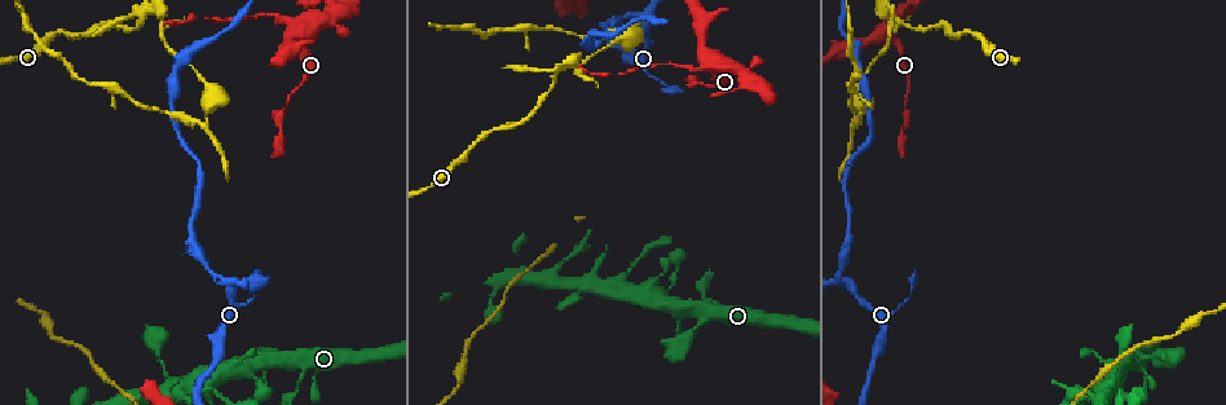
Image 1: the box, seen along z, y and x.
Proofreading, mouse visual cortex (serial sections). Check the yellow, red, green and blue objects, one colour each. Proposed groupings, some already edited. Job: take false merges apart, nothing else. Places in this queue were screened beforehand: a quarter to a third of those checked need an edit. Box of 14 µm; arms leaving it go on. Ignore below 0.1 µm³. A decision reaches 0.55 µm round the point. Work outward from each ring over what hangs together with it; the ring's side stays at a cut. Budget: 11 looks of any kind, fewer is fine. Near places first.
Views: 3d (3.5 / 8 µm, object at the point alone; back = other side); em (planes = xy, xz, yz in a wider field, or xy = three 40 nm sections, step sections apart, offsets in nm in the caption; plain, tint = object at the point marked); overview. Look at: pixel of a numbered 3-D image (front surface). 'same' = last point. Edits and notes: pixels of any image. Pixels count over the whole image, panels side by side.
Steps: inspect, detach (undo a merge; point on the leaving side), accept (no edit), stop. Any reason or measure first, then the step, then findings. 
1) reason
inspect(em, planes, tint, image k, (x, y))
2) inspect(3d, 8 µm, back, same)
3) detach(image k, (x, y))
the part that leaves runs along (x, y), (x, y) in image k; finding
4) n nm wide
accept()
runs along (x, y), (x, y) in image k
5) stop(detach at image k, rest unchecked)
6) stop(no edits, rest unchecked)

thin arm on a thick one
inspect(3d, 8 µm, image 1, (622, 285))

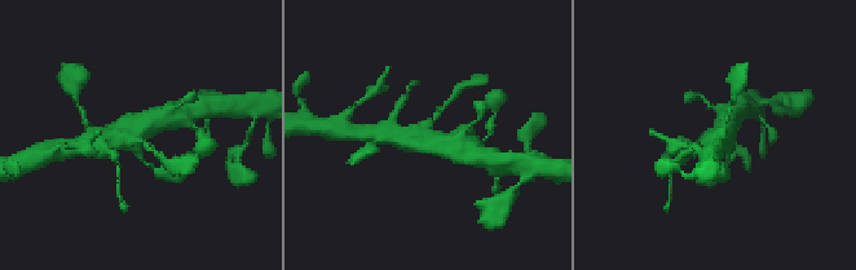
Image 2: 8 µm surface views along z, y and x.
closer look
inspect(3d, 3.5 µm, image 2, (135, 138))

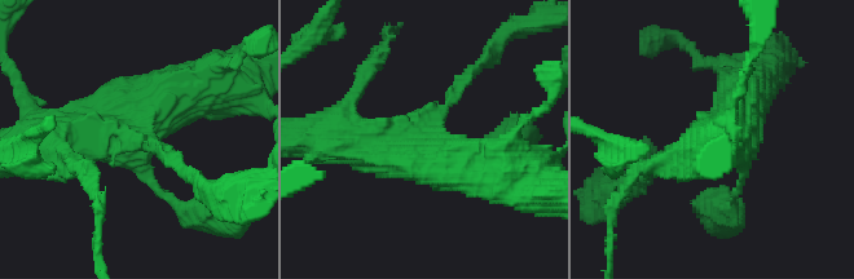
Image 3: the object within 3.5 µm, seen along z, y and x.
shape alone is not enough
inspect(em, planes, tint, image 3, (420, 131))

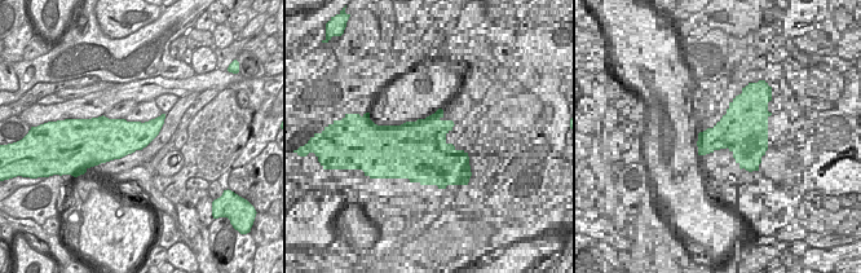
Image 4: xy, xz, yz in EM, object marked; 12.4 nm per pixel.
accept()
runs along (205, 87), (132, 127), (49, 142) in image 3; one cell here

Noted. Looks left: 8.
a narrow waist
inspect(3d, 3.5 µm, back, image 1, (714, 300))

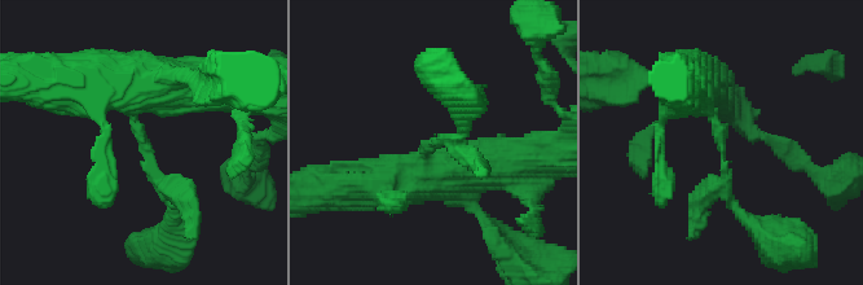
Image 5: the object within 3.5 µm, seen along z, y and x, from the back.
3 arms; arms of 150, 250, 350 nm; need the tissue
inspect(em, xy, step 5, tint, image 5, (721, 153))

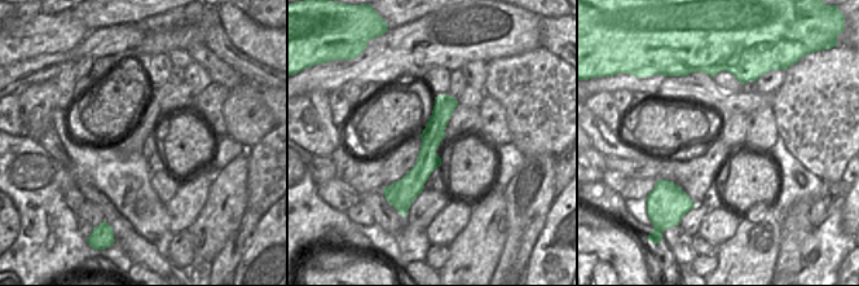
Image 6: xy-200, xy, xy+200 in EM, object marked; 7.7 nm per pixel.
accept()
runs along (686, 83), (720, 127), (722, 187), (752, 227) in image 5; continuous, no second cell

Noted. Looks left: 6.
abrupt turn
inspect(3d, 3.5 µm, image 1, (573, 63))

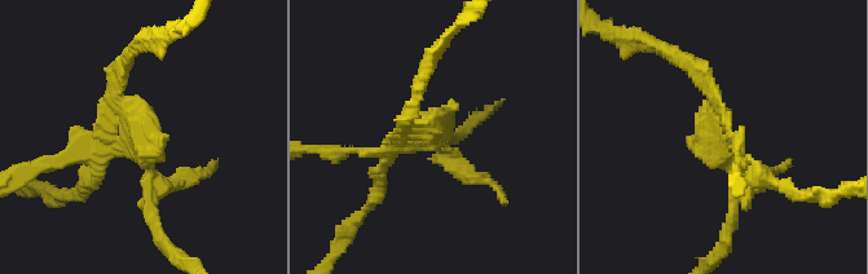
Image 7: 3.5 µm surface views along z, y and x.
inspect(em, planes, tint, image 7, (433, 141))

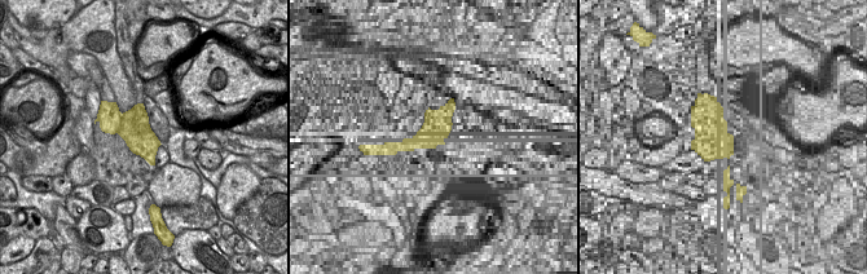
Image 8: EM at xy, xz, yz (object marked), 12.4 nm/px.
detach(image 7, (741, 198))
the part that leaves runs along (736, 151), (727, 234) in image 7; a second cell is stuck on

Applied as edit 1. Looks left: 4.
inspect(3d, 8 µm, image 1, (845, 282))

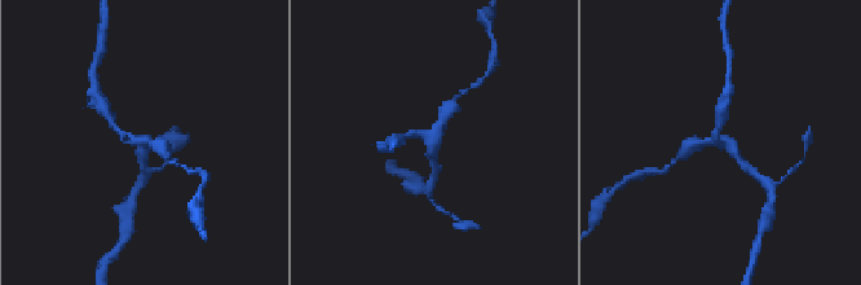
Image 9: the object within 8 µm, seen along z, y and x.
closer look
inspect(3d, 3.5 µm, image 9, (722, 140))

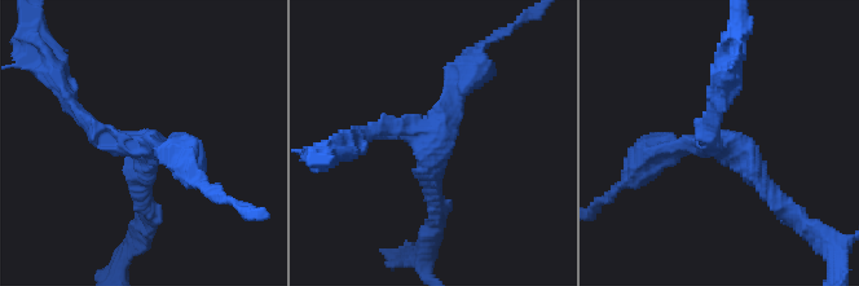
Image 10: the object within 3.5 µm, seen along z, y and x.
3 arms; arms of 200, 250, 250 nm; now the EM
inspect(em, xy, step 5, tint, image 10, (431, 142))

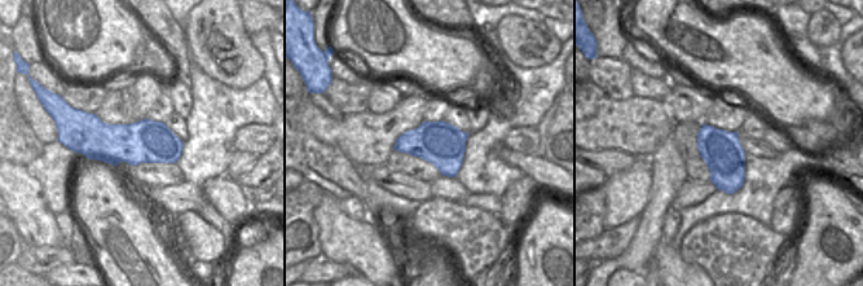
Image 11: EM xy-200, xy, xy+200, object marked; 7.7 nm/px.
accept()
runs along (148, 207), (144, 144), (71, 104) in image 10; one cell here

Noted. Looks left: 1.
stop(detach at image 7, rest unchecked)

